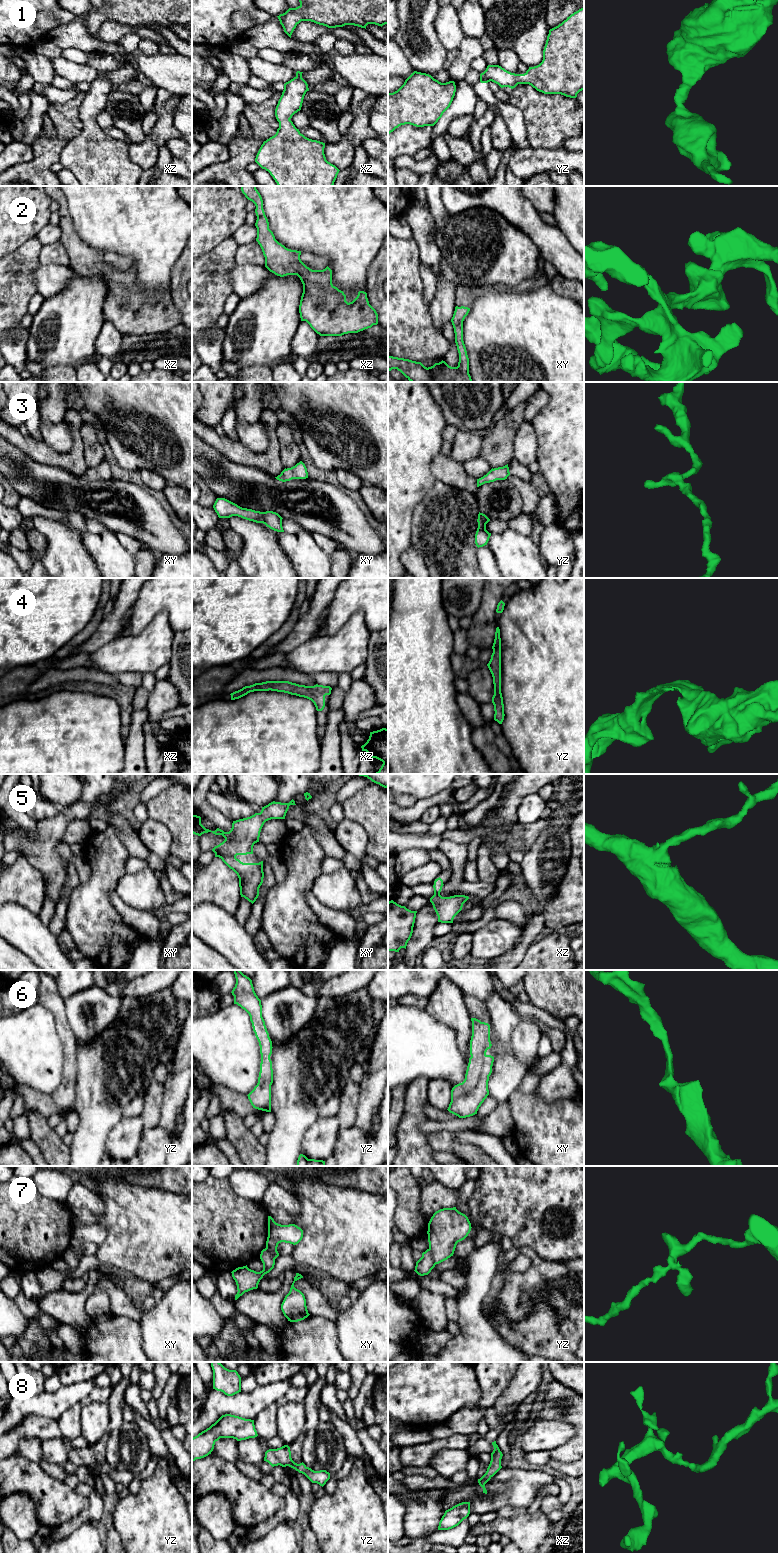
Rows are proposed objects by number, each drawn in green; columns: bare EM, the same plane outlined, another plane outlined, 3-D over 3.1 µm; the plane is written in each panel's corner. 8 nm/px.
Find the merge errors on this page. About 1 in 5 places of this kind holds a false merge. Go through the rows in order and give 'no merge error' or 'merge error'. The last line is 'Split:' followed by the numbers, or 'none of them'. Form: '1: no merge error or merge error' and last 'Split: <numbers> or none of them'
1: no merge error
2: no merge error
3: no merge error
4: no merge error
5: no merge error
6: no merge error
7: merge error
8: no merge error
Split: 7

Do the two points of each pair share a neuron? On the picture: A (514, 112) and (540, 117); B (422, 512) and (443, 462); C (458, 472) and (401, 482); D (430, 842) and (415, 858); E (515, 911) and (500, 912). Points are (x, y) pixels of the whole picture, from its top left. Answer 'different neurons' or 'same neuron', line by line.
A: different neurons
B: different neurons
C: different neurons
D: different neurons
E: same neuron

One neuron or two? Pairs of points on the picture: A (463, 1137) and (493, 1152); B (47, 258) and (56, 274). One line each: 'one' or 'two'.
A: one
B: two

